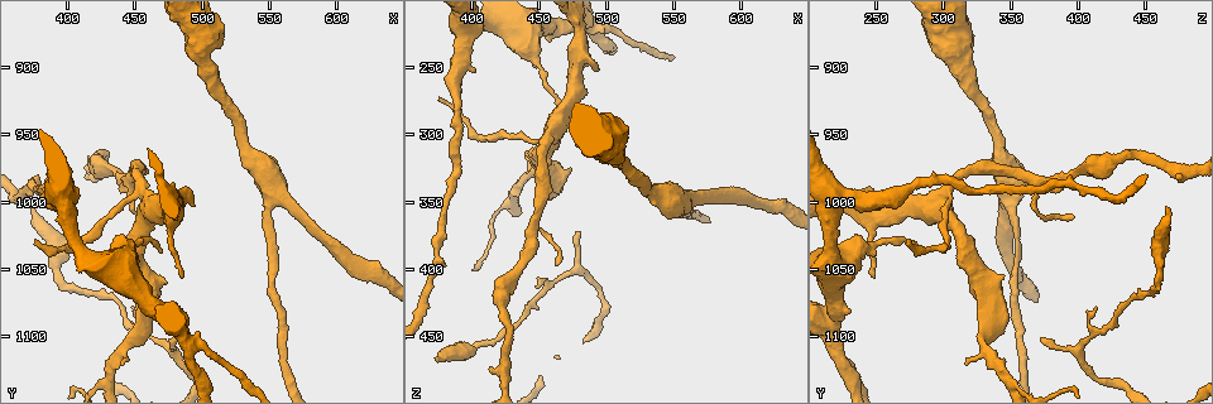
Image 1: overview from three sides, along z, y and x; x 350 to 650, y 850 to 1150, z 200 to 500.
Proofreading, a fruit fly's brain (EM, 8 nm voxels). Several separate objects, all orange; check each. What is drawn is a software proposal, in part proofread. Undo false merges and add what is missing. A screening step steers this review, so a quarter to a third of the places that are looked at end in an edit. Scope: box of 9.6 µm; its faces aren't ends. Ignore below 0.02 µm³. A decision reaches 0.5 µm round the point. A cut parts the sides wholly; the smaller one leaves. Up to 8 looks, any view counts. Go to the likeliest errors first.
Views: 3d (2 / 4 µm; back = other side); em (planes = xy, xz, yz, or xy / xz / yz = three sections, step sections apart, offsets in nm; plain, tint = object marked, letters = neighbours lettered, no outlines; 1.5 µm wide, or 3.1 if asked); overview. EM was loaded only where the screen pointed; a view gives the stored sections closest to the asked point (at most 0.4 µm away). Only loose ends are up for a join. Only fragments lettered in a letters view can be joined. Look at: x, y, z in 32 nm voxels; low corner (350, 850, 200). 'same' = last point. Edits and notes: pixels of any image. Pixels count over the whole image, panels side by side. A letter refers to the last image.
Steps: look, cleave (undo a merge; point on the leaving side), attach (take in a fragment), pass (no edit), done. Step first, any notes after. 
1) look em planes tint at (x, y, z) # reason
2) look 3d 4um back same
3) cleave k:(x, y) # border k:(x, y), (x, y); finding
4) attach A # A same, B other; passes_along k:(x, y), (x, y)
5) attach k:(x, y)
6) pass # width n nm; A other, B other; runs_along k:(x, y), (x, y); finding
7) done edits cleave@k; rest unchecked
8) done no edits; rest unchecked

look 3d 4um at (374, 1002, 466) # free end

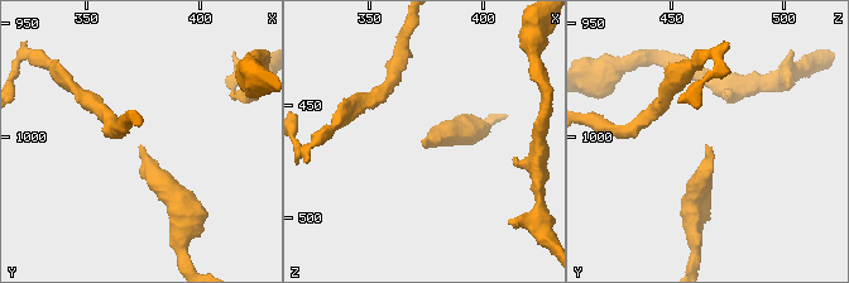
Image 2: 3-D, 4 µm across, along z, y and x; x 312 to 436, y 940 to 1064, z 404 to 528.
look em planes plain at (374, 1003, 465) # shape alone is not enough

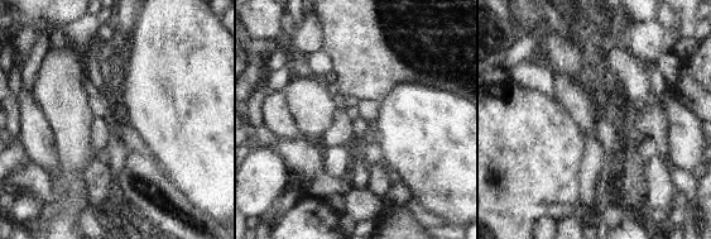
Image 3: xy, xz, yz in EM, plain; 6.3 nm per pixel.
look em planes letters same

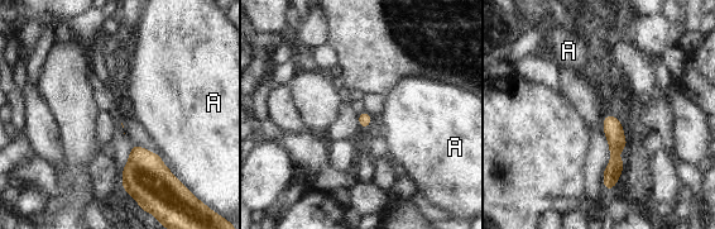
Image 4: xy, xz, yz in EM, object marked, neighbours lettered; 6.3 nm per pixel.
pass # A other; border 4:(158, 154), (161, 161), (178, 180); none of them fits

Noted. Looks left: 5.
look 3d 2um at (478, 1100, 372) # free end

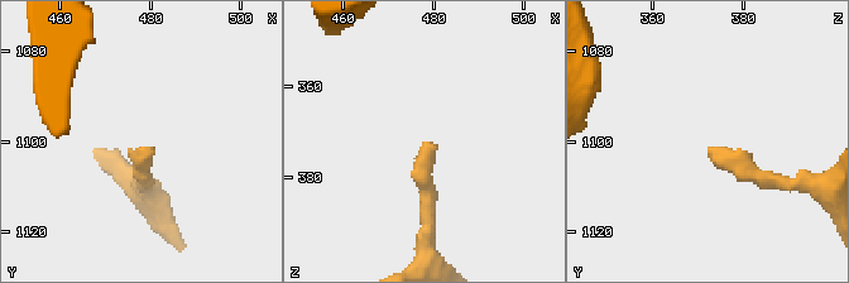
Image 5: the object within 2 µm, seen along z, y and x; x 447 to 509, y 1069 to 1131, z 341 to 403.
look em xz step 8 letters at (478, 1101, 372)

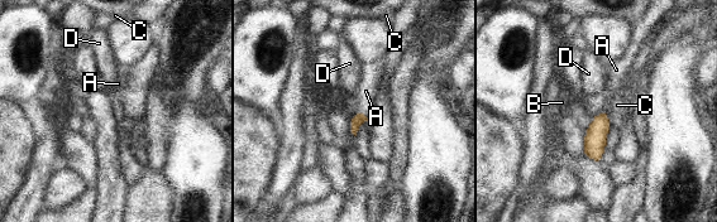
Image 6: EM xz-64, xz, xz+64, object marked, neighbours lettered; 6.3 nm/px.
attach A # longest_contact A 110 nm; A same, B other, C other, D other; the neuron continues

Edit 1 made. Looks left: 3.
look 3d 2um at (430, 1130, 348)

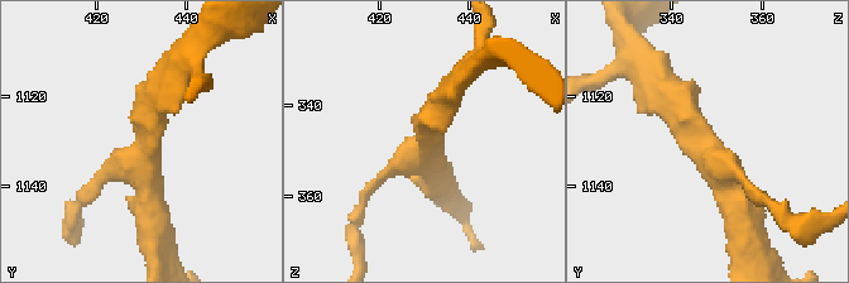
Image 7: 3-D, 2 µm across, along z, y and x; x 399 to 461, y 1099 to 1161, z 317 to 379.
look em planes tint at (430, 1131, 348) # now the EM

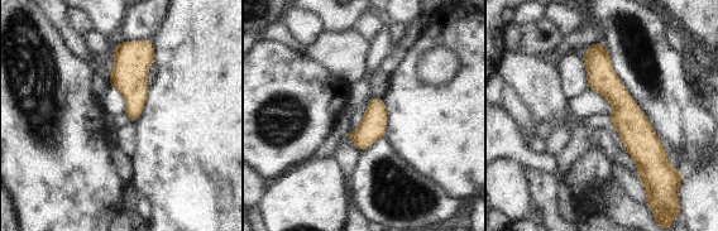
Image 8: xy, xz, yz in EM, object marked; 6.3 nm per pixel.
look em planes letters same

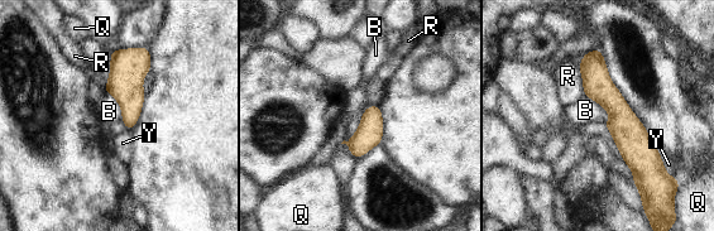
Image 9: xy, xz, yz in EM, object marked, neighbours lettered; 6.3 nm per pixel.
pass # B other, Q other, R other, Y other; continuous, no second neuron

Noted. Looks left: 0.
done edits attach@6; rest unchecked

